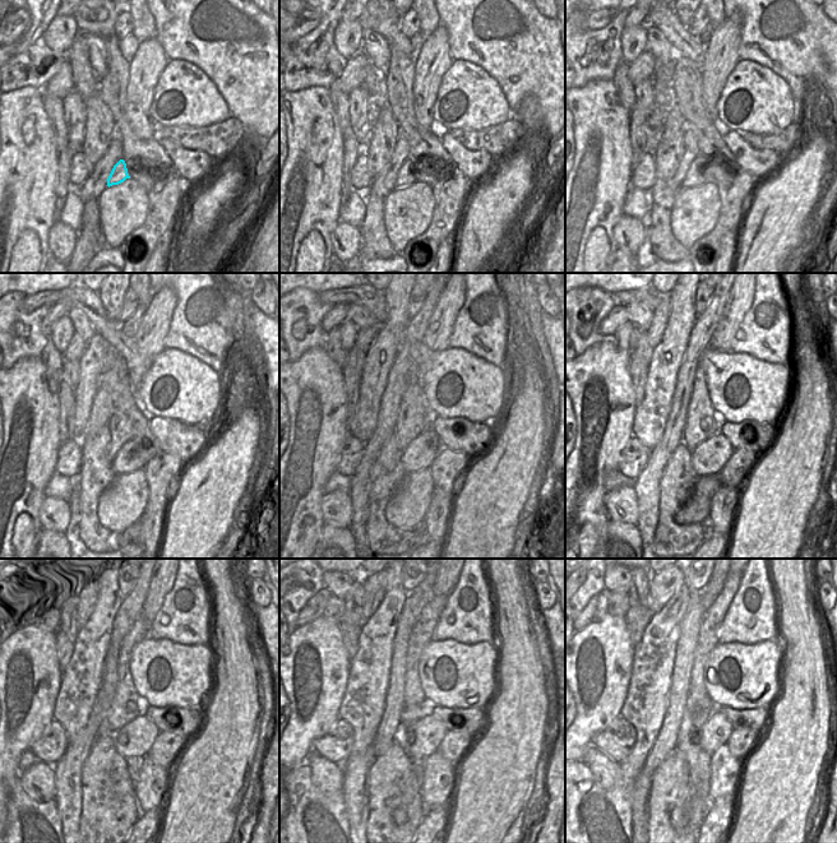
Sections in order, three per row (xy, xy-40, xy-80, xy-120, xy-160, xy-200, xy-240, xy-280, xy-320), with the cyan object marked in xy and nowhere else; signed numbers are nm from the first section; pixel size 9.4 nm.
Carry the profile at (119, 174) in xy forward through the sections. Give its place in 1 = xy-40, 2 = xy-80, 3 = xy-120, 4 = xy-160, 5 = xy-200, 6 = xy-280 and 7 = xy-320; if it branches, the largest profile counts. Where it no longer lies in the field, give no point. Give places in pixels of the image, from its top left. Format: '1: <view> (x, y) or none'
1: xy-40 (406, 176)
2: xy-80 (693, 177)
3: xy-120 (134, 454)
4: xy-160 (420, 454)
5: xy-200 (708, 457)
6: xy-280 (425, 736)
7: xy-320 (716, 731)

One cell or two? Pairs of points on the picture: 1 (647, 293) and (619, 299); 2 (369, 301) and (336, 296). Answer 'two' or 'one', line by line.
1: one
2: one

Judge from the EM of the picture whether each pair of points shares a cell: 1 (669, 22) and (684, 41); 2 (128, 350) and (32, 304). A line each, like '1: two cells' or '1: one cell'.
1: one cell
2: one cell

